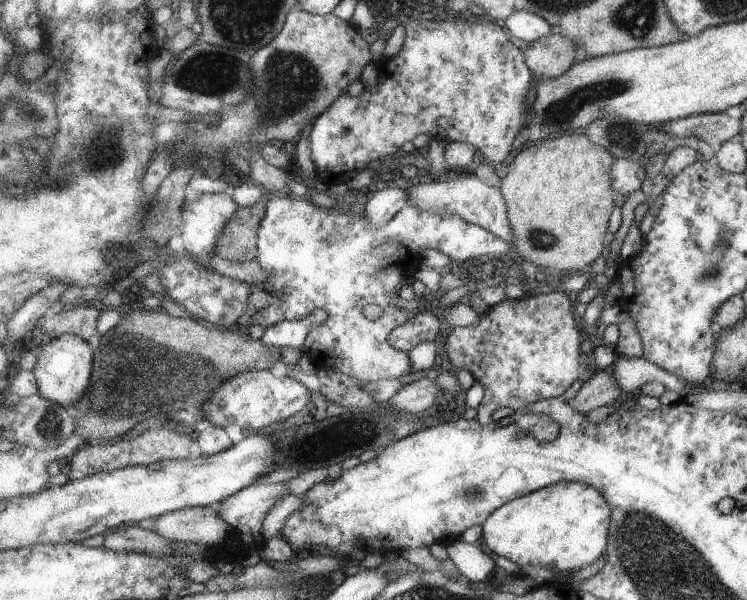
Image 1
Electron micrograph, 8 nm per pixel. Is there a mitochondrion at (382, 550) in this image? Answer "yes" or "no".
no

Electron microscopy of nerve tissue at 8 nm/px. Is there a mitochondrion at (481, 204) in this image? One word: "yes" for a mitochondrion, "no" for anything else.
no

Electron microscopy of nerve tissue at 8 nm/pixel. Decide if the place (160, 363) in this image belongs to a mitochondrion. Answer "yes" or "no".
yes

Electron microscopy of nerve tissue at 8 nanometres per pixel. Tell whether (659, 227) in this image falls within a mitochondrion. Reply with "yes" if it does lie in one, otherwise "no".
no

